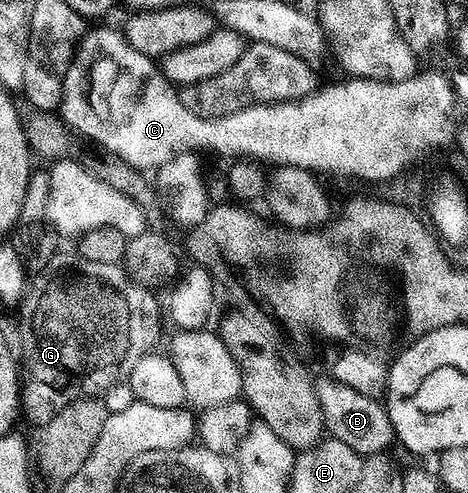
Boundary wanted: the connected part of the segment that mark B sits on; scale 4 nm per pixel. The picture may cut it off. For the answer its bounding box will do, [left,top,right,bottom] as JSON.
[314,376,394,456]

